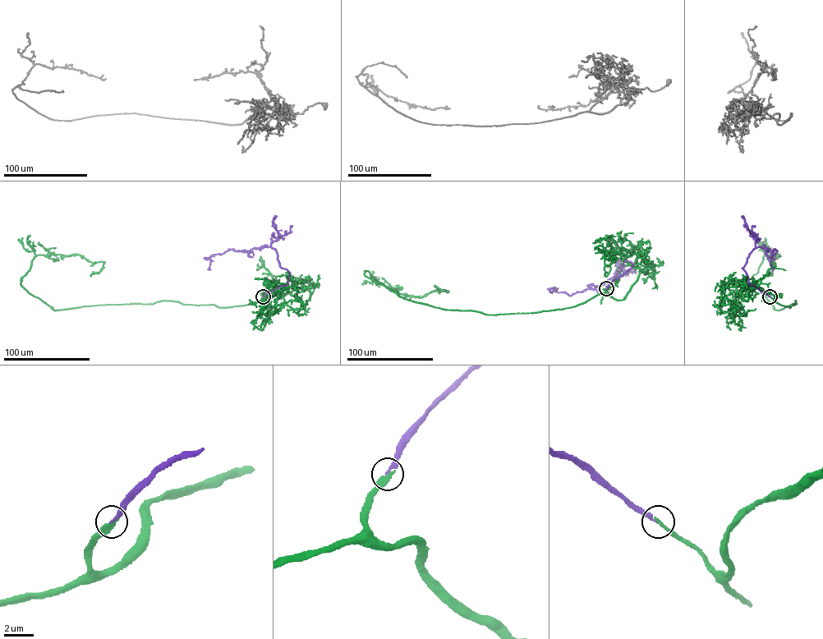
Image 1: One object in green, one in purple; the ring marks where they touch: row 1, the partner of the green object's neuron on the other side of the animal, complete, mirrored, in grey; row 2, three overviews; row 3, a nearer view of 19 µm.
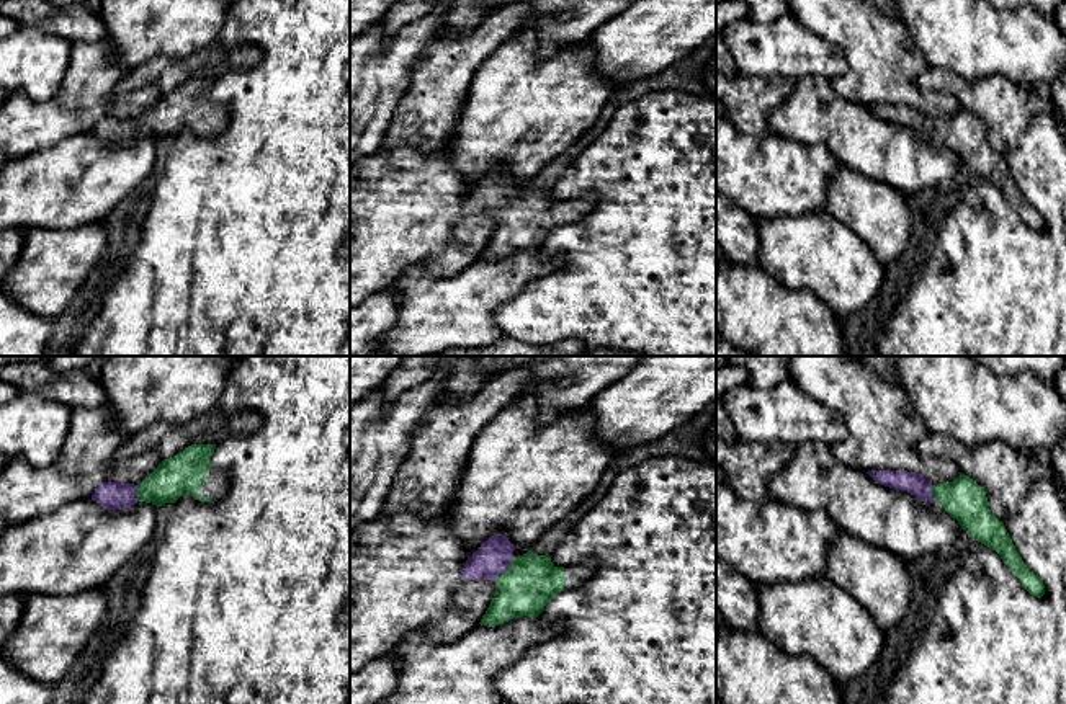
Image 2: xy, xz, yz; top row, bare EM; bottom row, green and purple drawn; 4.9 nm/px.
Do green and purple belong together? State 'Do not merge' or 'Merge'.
Merge

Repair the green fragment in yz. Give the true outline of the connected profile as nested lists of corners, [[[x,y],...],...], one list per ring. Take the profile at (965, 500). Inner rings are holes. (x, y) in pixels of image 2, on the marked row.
[[[868,470],[867,474],[885,487],[937,503],[973,541],[996,550],[1030,595],[1037,598],[1045,595],[1041,578],[1023,564],[1004,523],[991,513],[984,488],[976,480],[960,474],[953,482],[932,485],[920,474],[907,470]]]

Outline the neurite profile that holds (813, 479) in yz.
[[[824,443],[793,446],[786,466],[767,483],[773,498],[808,513],[824,511],[840,531],[903,562],[947,552],[961,531],[937,503],[885,487],[865,470],[844,466]]]

